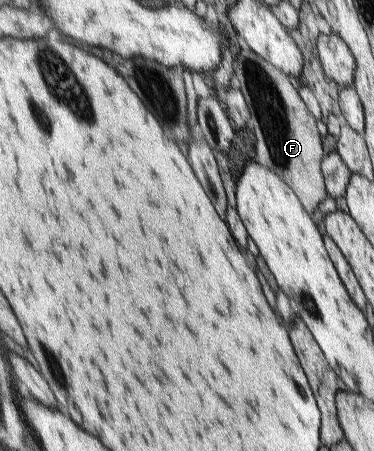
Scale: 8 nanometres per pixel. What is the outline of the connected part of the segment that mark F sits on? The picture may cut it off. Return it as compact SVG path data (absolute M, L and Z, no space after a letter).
M242 45L239 56L234 60L234 69L235 80L250 110L248 126L256 138L254 160L286 182L306 212L316 212L327 197L321 170L324 150L316 119L298 93L299 83L245 45Z

